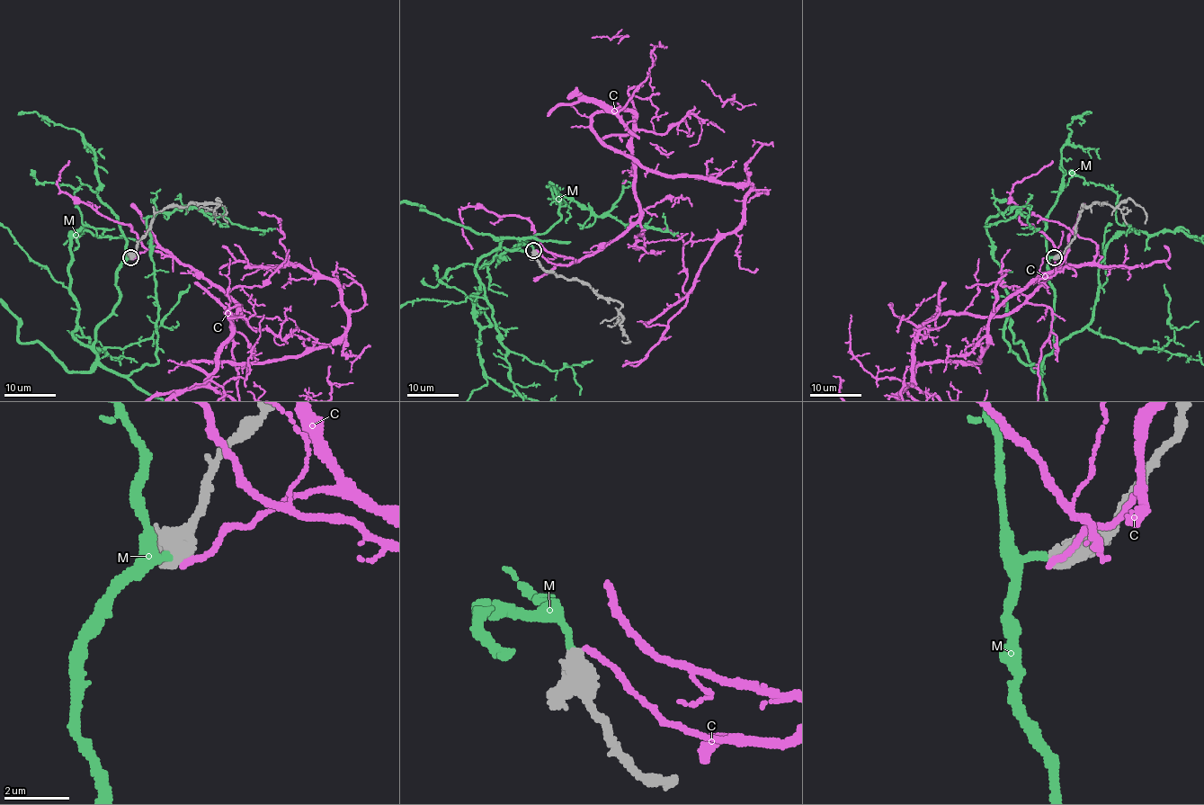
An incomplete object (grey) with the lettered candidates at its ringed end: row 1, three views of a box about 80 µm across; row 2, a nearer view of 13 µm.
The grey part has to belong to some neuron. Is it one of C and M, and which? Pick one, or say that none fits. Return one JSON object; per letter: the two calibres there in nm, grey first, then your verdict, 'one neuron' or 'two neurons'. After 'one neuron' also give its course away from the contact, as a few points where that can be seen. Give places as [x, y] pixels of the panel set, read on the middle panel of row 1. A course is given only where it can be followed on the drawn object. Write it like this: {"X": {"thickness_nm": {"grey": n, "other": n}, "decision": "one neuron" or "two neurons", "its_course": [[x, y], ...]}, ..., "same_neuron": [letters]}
{"C": {"thickness_nm": {"grey": 600, "other": 200}, "decision": "two neurons"}, "M": {"thickness_nm": {"grey": 550, "other": 220}, "decision": "one neuron"}, "same_neuron": ["M"]}

